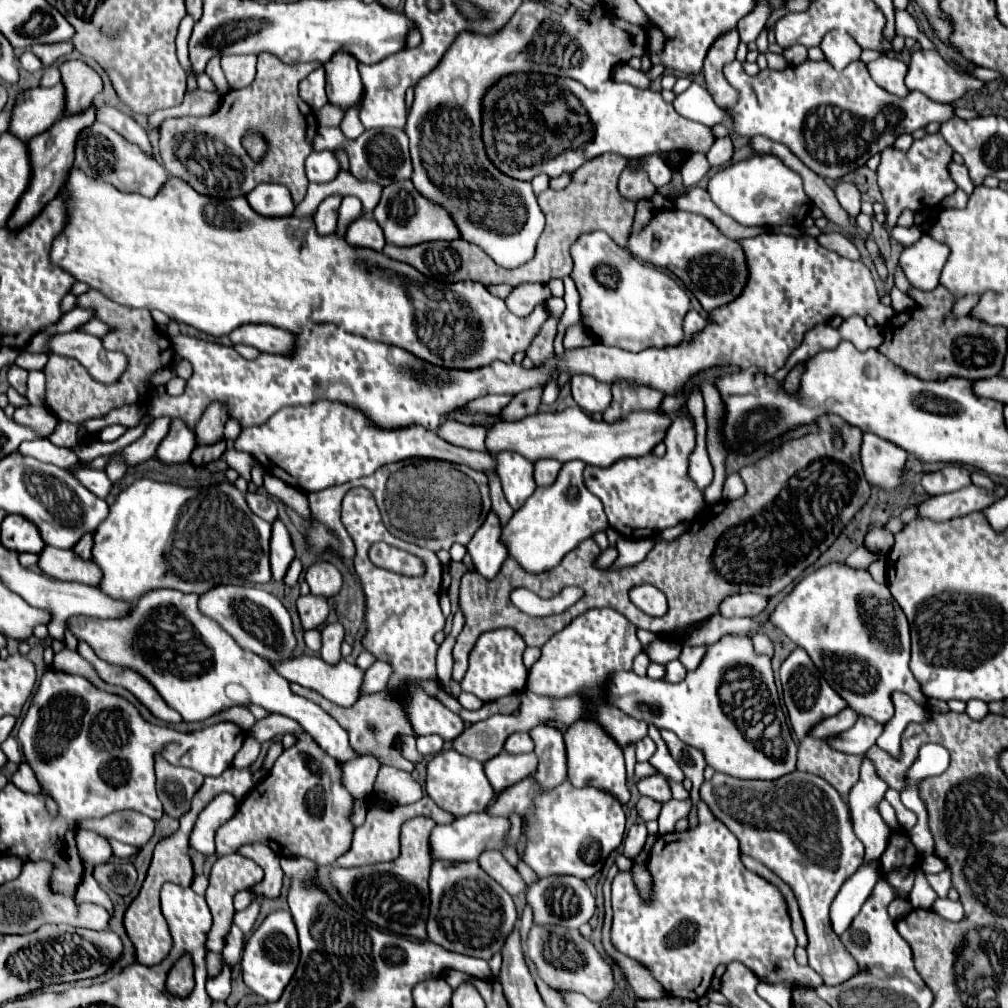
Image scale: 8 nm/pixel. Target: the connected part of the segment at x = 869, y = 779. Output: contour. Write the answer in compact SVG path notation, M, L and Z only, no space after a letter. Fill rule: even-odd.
M863 760L861 764L861 776L859 776L859 782L851 788L849 792L849 808L851 808L851 820L853 820L853 832L855 836L863 842L865 846L865 862L863 864L869 864L873 860L879 860L883 850L887 848L887 838L889 838L889 826L885 824L885 820L881 818L881 814L875 810L875 806L879 804L879 800L883 798L885 790L887 790L887 782L879 778L875 766L871 760Z

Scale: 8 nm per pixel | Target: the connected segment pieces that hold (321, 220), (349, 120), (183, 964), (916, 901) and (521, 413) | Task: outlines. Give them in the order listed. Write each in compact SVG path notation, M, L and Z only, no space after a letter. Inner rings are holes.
M333 194L333 196L327 196L317 212L315 212L315 224L317 224L317 230L319 234L331 234L335 232L337 228L337 210L339 210L339 204L341 204L341 196L339 194Z
M355 106L355 110L351 110L351 114L343 116L343 122L339 128L347 140L355 140L365 130L363 124L359 122L359 106Z
M183 956L169 972L167 990L175 996L187 996L193 990L193 964L187 956Z
M917 872L915 874L915 884L913 890L909 892L909 902L913 908L931 908L933 902L937 900L935 890L929 886L925 872Z
M543 386L523 390L519 396L515 396L513 402L503 410L503 414L507 414L507 422L521 420L529 414L535 414L541 404L541 396L543 396Z

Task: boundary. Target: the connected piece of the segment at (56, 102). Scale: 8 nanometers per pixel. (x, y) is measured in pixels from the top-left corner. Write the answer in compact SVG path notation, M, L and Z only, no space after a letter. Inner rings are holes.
M59 82L51 88L29 88L19 94L13 106L9 130L29 142L33 136L51 128L65 114L65 86Z

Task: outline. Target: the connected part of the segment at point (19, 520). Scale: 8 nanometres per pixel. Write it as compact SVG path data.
M11 514L3 520L1 544L15 552L33 552L33 554L39 554L45 548L45 542L37 526L19 514Z

